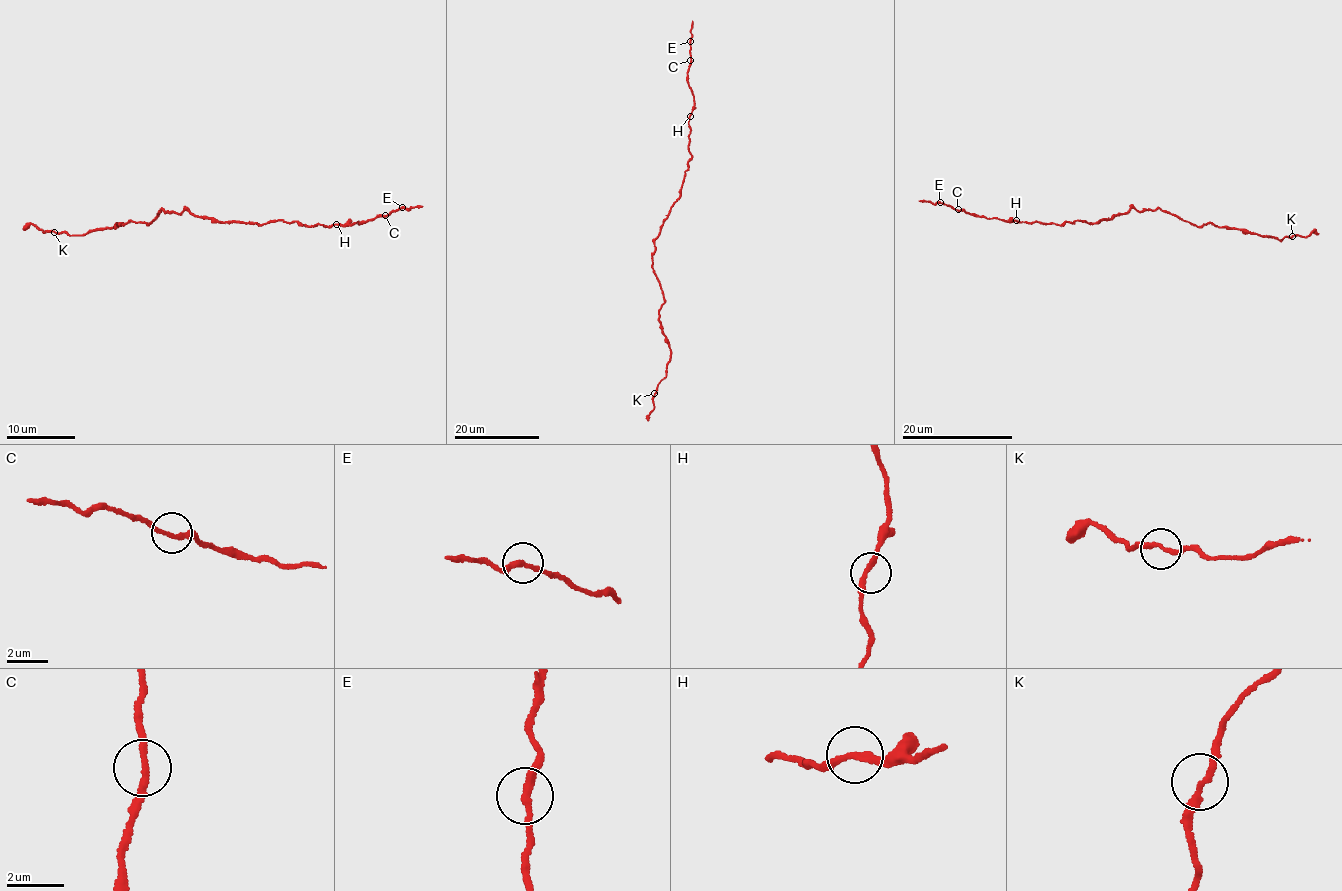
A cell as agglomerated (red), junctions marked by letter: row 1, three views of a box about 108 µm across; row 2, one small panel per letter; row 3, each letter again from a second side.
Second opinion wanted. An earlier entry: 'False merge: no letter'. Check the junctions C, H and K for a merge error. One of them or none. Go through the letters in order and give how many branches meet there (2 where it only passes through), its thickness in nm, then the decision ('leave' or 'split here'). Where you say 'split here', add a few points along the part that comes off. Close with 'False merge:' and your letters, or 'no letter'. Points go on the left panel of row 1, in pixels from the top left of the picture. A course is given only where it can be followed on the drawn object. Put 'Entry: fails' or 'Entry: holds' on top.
Entry: holds
C: 2 | 220 nm | leave
H: 2 | 220 nm | leave
K: 2 | 200 nm | leave
False merge: no letter

